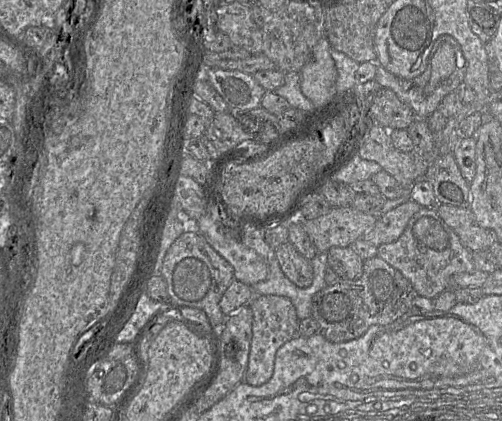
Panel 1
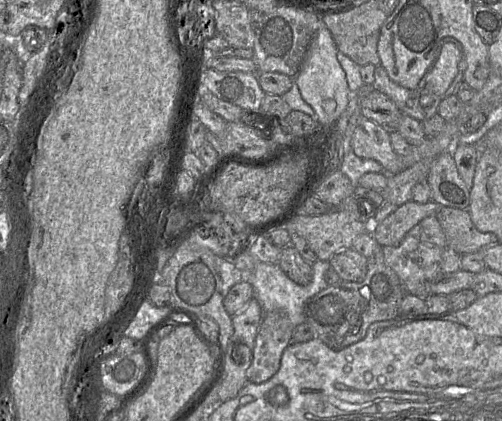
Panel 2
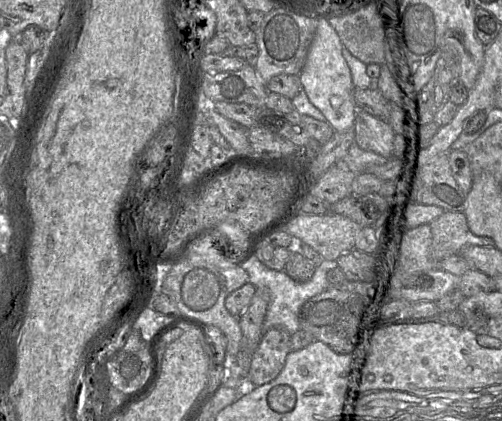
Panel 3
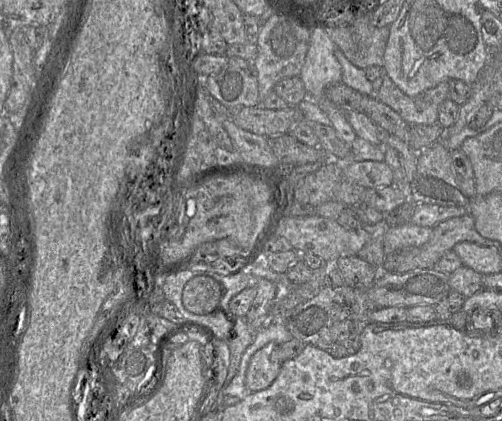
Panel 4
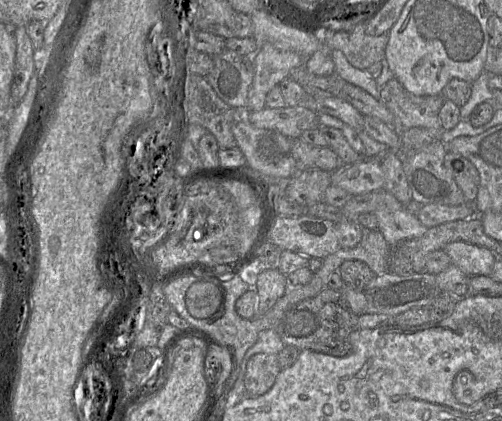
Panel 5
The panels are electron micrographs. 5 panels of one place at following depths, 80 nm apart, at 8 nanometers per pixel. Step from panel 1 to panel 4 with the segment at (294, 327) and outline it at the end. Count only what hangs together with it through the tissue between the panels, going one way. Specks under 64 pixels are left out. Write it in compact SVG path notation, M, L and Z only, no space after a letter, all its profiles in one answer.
M269 342L255 352L246 373L247 392L257 392L269 387L277 378L281 365L277 343Z

